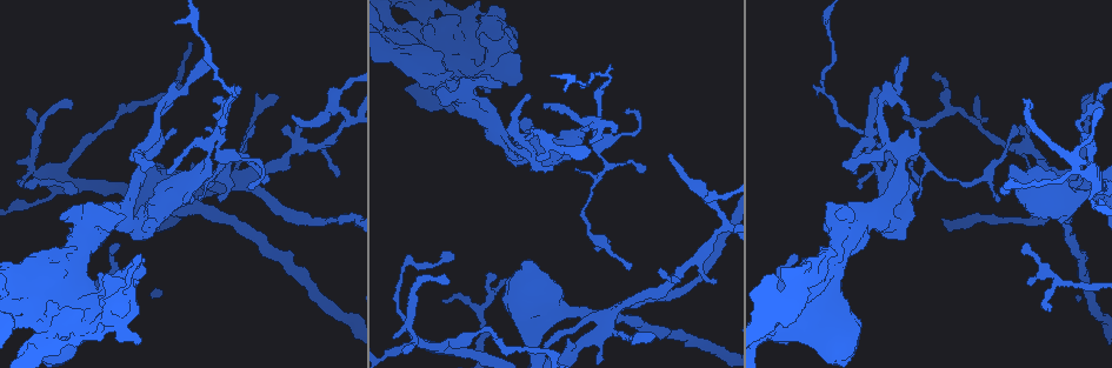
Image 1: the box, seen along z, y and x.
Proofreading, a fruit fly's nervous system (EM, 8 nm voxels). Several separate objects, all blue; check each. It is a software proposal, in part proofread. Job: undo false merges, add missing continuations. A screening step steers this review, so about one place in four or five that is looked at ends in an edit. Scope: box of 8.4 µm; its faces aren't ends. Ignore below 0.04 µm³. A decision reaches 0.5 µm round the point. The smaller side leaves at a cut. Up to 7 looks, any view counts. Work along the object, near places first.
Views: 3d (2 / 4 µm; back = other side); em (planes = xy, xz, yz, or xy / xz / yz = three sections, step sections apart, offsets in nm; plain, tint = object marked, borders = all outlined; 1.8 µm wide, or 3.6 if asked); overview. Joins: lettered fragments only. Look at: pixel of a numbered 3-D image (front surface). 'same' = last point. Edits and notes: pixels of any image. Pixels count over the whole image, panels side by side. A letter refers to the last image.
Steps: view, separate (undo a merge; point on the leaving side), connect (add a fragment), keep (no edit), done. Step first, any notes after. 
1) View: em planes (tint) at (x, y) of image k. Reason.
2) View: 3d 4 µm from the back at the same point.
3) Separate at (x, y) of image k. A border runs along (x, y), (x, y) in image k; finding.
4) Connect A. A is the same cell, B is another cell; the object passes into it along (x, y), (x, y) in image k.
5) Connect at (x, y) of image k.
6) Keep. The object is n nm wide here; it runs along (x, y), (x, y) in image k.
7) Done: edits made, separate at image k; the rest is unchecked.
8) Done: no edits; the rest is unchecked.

View: em planes (tint) at (722, 225) of image 1. Abrupt turn.

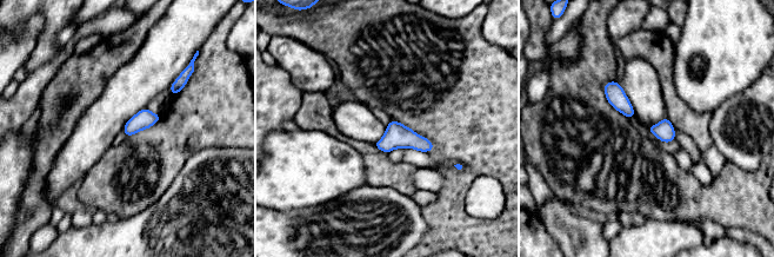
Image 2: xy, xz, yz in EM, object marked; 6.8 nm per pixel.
View: em planes (borders) at the same point. See the neighbours.

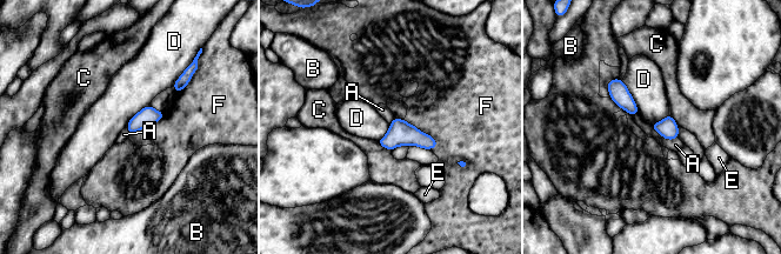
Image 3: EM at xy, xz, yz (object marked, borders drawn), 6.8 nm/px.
Keep. The object is 140 nm wide here; the longest contact is with F, 300 nm; A, B, C, D, E and F are other cells; continuous, no second neuron.

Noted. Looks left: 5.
View: 3d 2 µm at (608, 318) of image 1. Four or more arms meet.

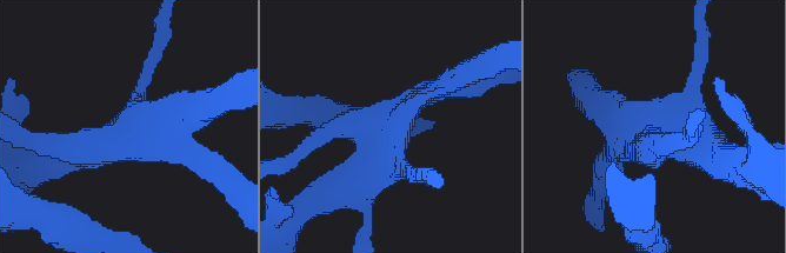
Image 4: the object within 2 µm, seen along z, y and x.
View: em xz step 4 (borders) at (124, 136) of image 4.

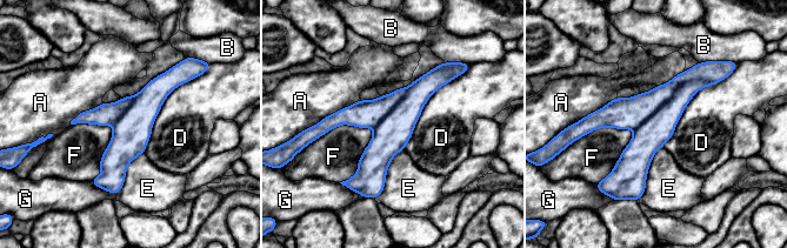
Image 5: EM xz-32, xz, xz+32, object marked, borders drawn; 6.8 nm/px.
Separate at (658, 129) of image 5. The object is 300 nm wide here; A, B, D, E, F and G are other cells; a border runs along (704, 80), (685, 81), (634, 131) in image 5; a second neuron is stuck on.

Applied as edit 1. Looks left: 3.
View: 3d 4 µm at (446, 52) of image 1. Abrupt turn.

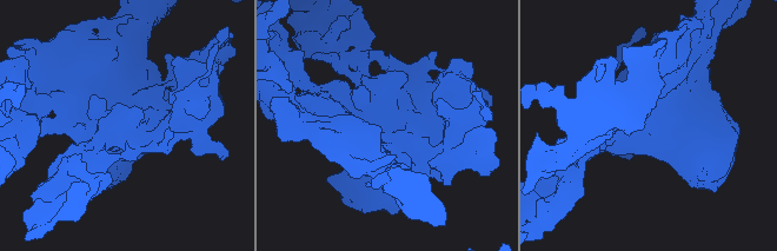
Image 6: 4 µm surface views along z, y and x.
View: em yz step 16 (borders) at (383, 130) of image 6. Shape alone is not enough.

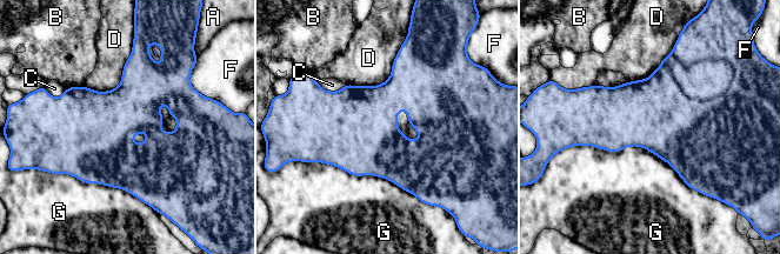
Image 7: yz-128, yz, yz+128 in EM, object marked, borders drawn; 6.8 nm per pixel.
Keep. A, B, C, D, F and G are other cells; all the same neuron.

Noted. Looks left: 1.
Done: edits made, separate at image 5; the rest is unchecked.

